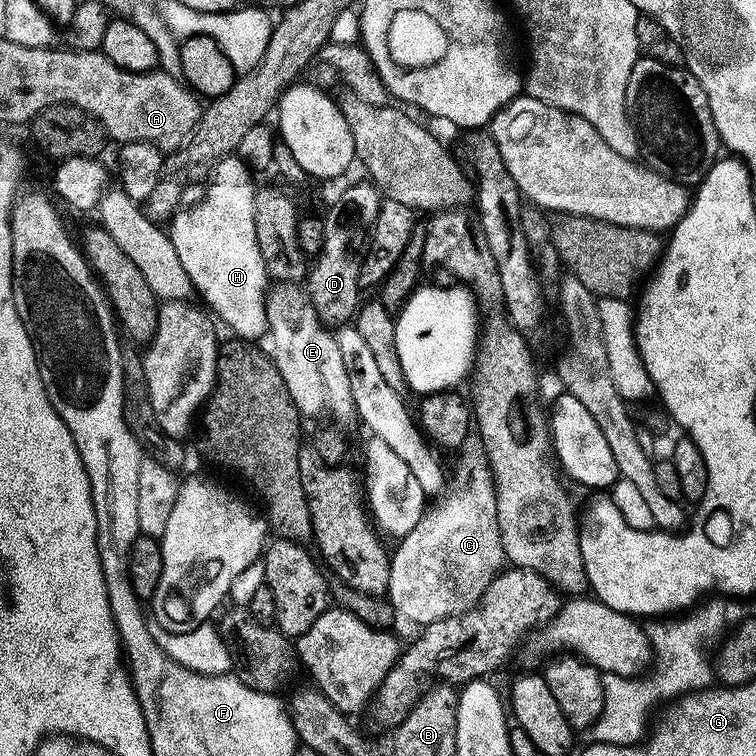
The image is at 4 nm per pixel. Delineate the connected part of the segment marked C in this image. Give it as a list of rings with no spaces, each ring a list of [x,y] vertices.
[[[469,432],[459,451],[454,470],[449,473],[436,508],[429,507],[409,535],[401,537],[400,546],[391,553],[387,597],[401,619],[423,626],[457,616],[476,607],[493,578],[505,565],[501,528],[498,526],[496,486],[492,480],[485,444],[478,432]]]

